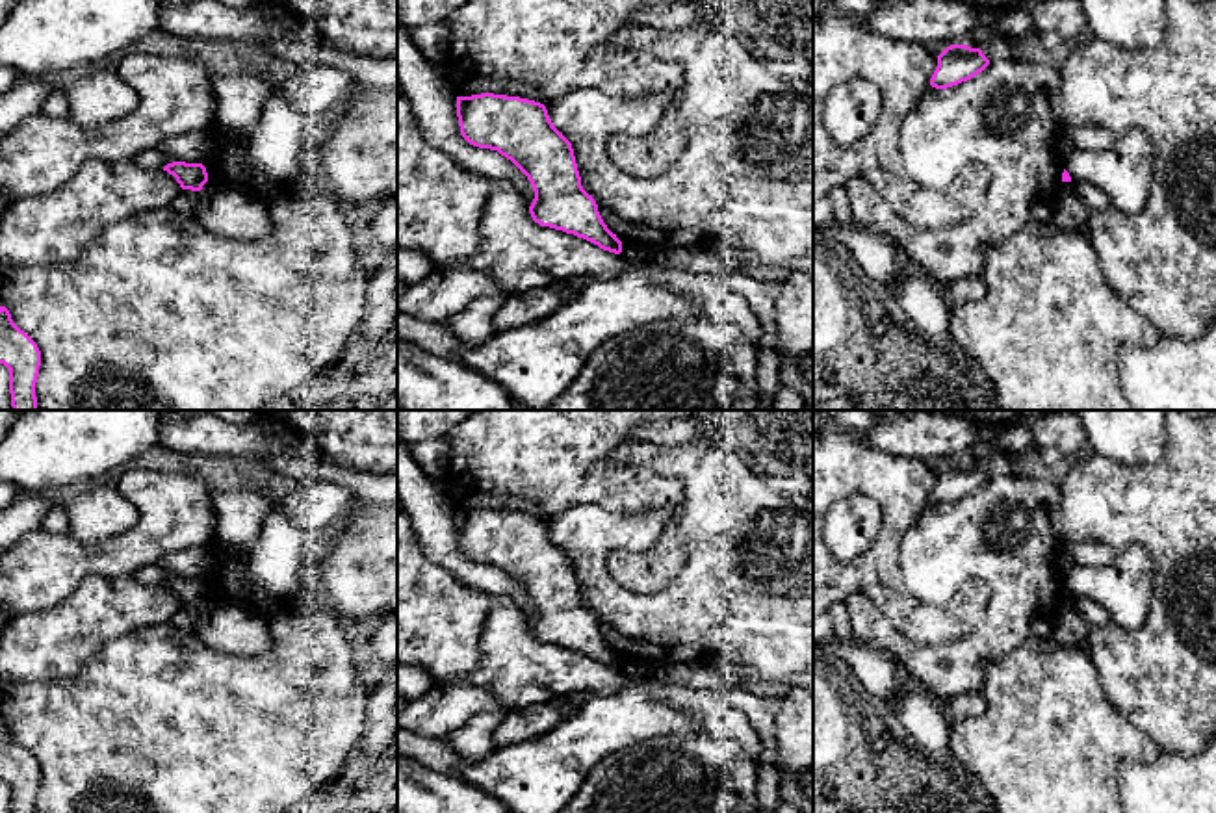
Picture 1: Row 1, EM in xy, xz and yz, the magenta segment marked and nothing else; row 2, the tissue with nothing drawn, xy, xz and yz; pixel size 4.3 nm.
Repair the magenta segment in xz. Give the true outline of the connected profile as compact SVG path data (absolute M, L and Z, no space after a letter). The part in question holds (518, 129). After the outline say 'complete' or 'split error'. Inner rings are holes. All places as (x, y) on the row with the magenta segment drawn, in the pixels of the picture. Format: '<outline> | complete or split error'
M481 93L457 97L457 117L470 145L498 150L527 176L535 191L529 206L535 223L622 252L622 241L581 186L572 143L553 126L544 104Z | complete

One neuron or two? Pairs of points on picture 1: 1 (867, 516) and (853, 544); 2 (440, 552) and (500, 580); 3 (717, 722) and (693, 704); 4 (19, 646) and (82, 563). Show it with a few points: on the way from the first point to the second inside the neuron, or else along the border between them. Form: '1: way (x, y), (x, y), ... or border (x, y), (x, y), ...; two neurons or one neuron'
1: way (866, 524), (866, 535), (860, 537); one neuron
2: way (455, 561), (466, 572), (485, 578); one neuron
3: way (711, 717), (698, 704); one neuron
4: border (80, 581), (52, 606), (19, 615); two neurons

